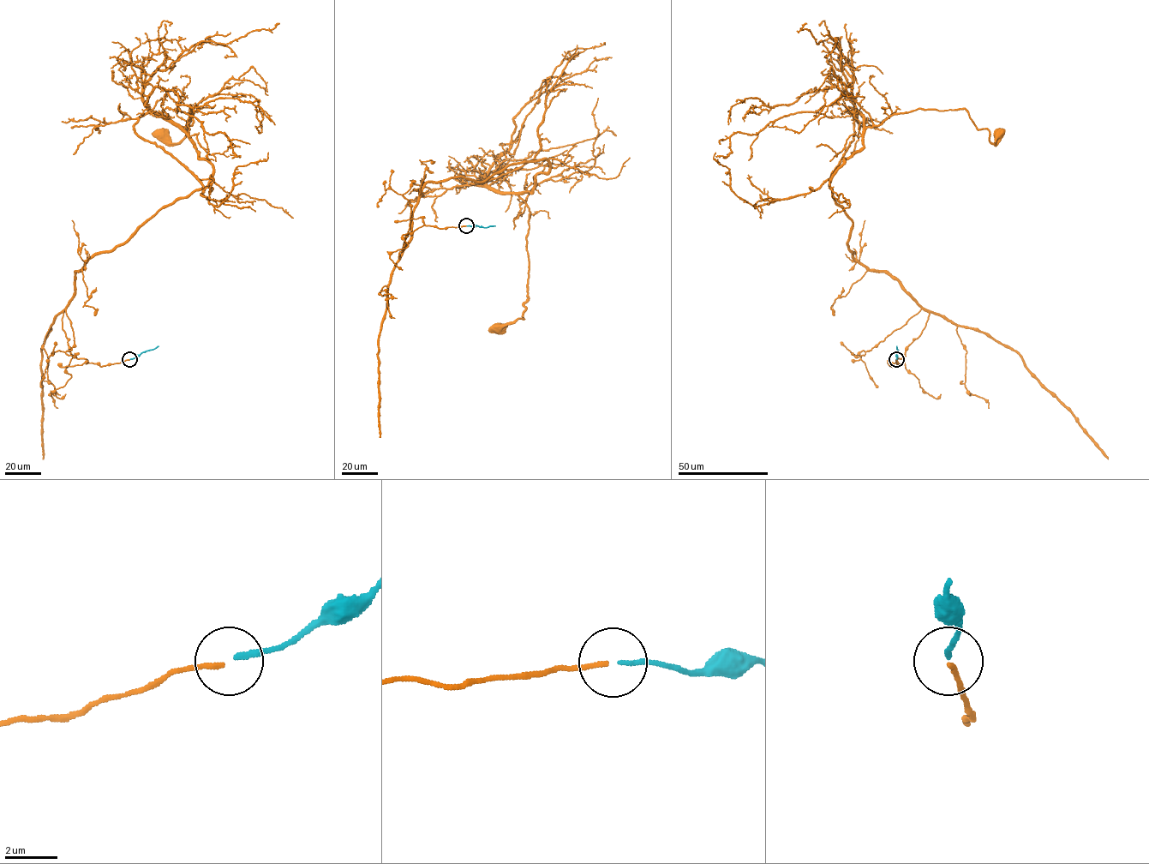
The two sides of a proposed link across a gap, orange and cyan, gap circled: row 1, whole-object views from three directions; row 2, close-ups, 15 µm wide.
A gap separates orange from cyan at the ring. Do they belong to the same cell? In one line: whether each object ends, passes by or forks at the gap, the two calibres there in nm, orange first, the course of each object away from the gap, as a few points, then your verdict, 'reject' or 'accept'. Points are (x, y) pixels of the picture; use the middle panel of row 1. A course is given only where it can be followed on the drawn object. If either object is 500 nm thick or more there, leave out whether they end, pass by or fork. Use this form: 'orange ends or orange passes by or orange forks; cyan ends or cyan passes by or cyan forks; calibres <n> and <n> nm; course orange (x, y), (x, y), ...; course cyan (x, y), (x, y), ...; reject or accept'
orange ends; cyan ends; calibres 160 and 180 nm; course orange (466, 225), (417, 228), (399, 257), (427, 182), (547, 161), (519, 195), (523, 319), (498, 327); course cyan (467, 225), (495, 226); accept

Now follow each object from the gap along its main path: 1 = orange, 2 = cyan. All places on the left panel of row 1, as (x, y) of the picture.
1: (129, 359), (77, 358), (62, 319), (90, 258), (207, 183), (191, 109), (181, 140), (161, 134)
2: (130, 359), (158, 346)

